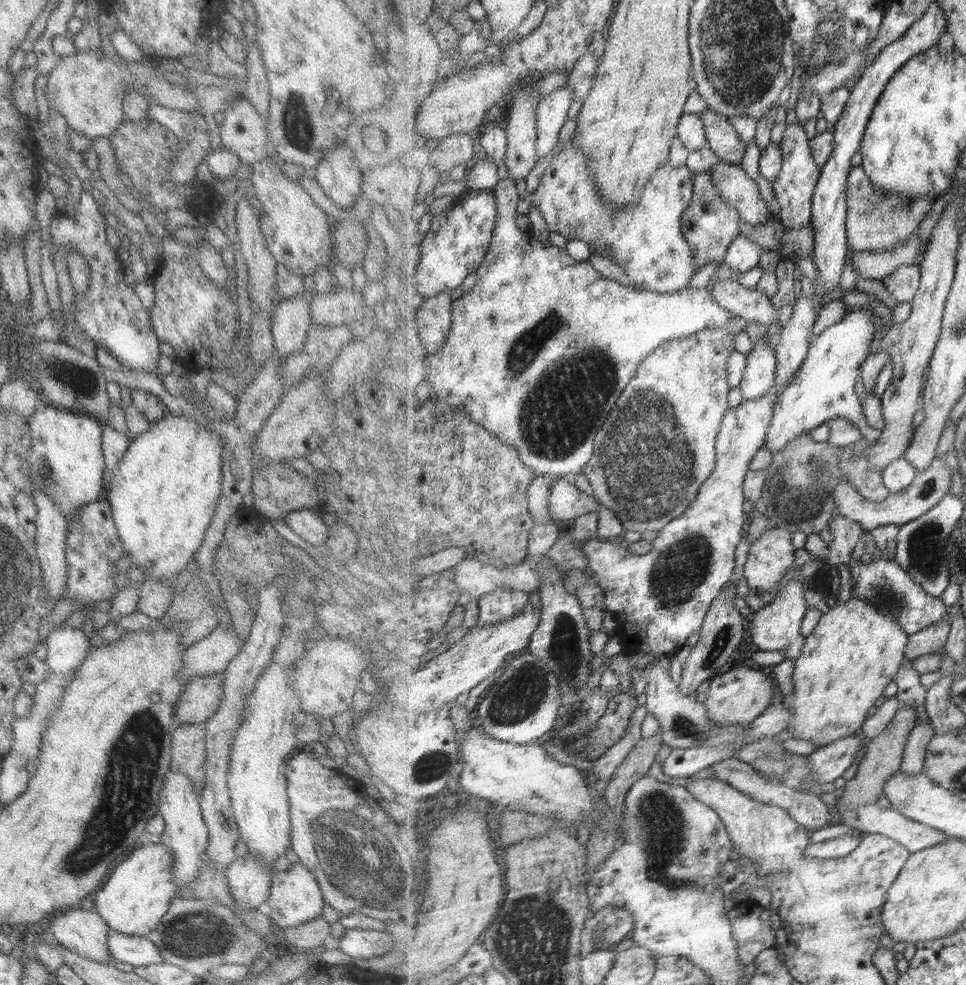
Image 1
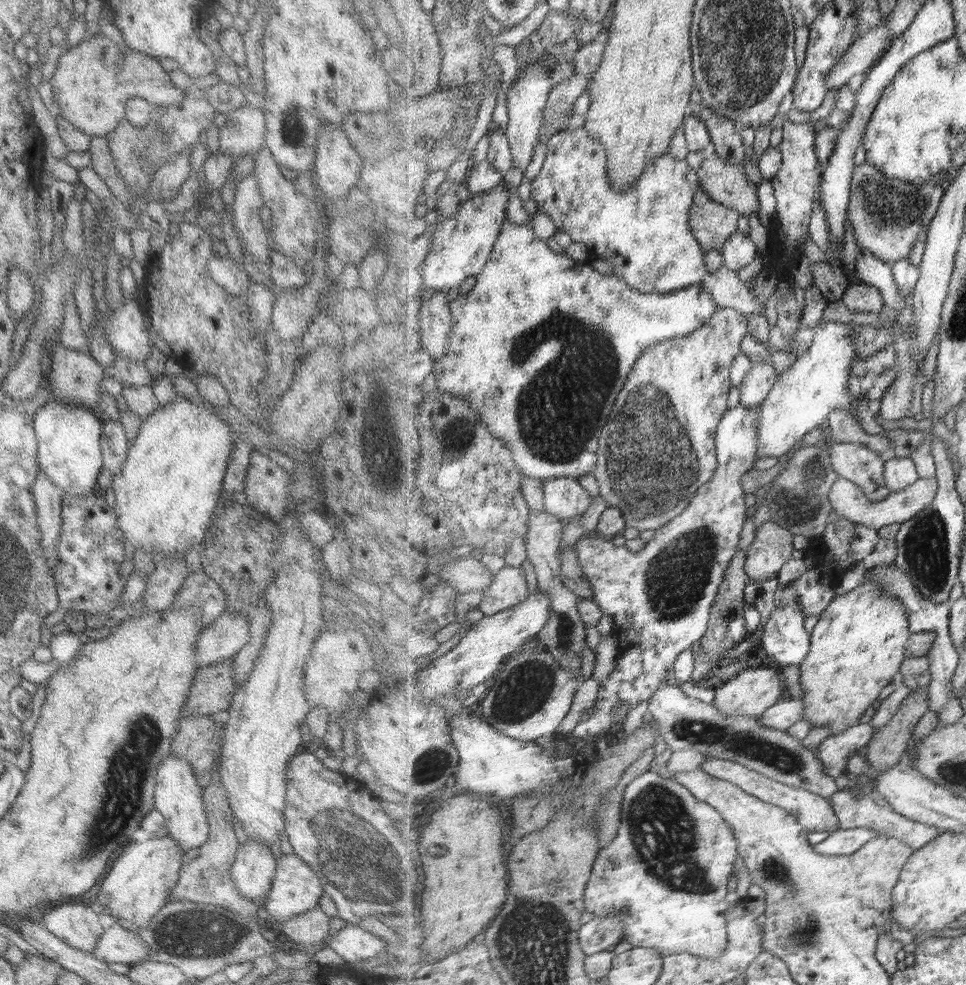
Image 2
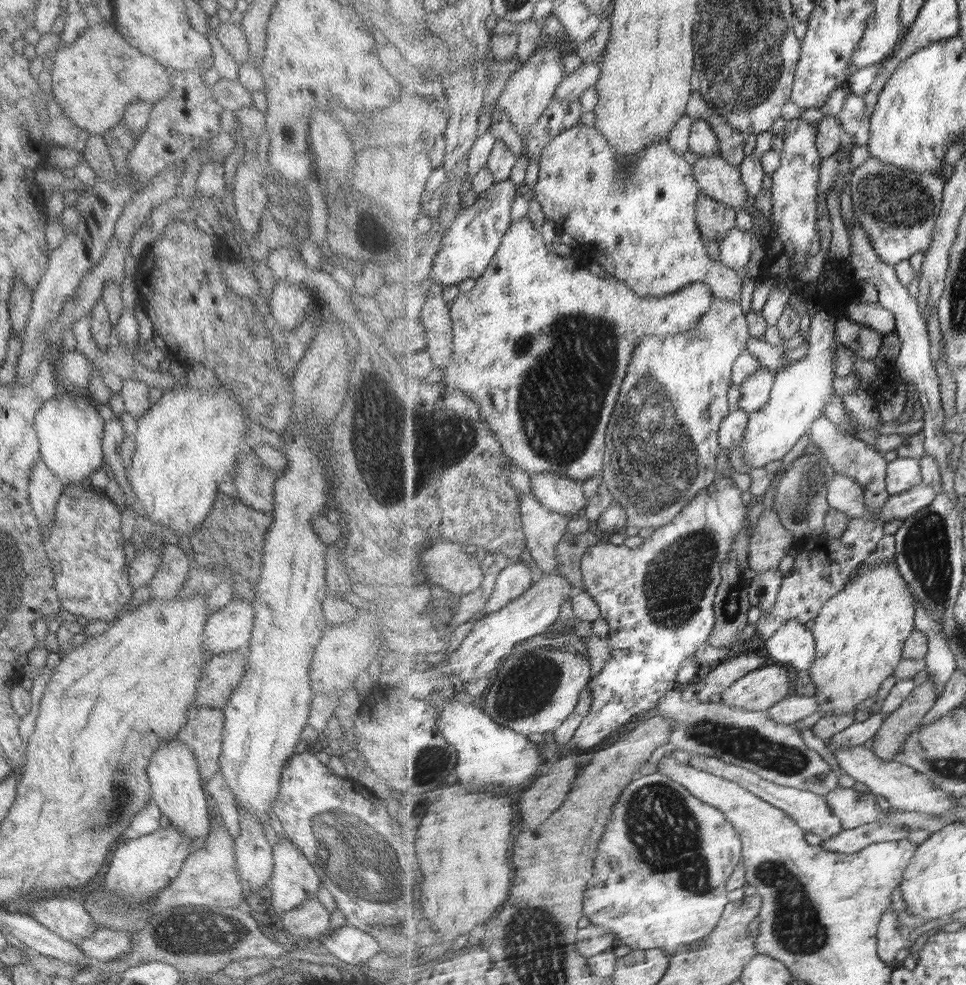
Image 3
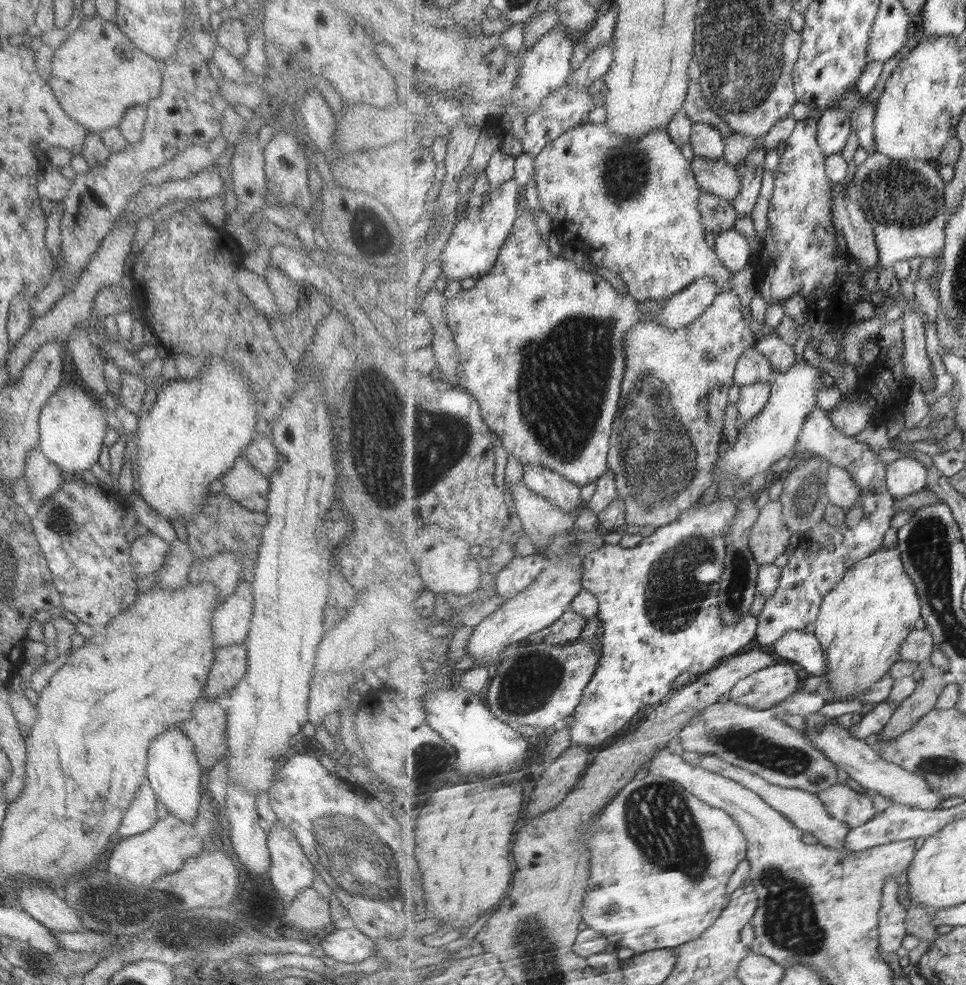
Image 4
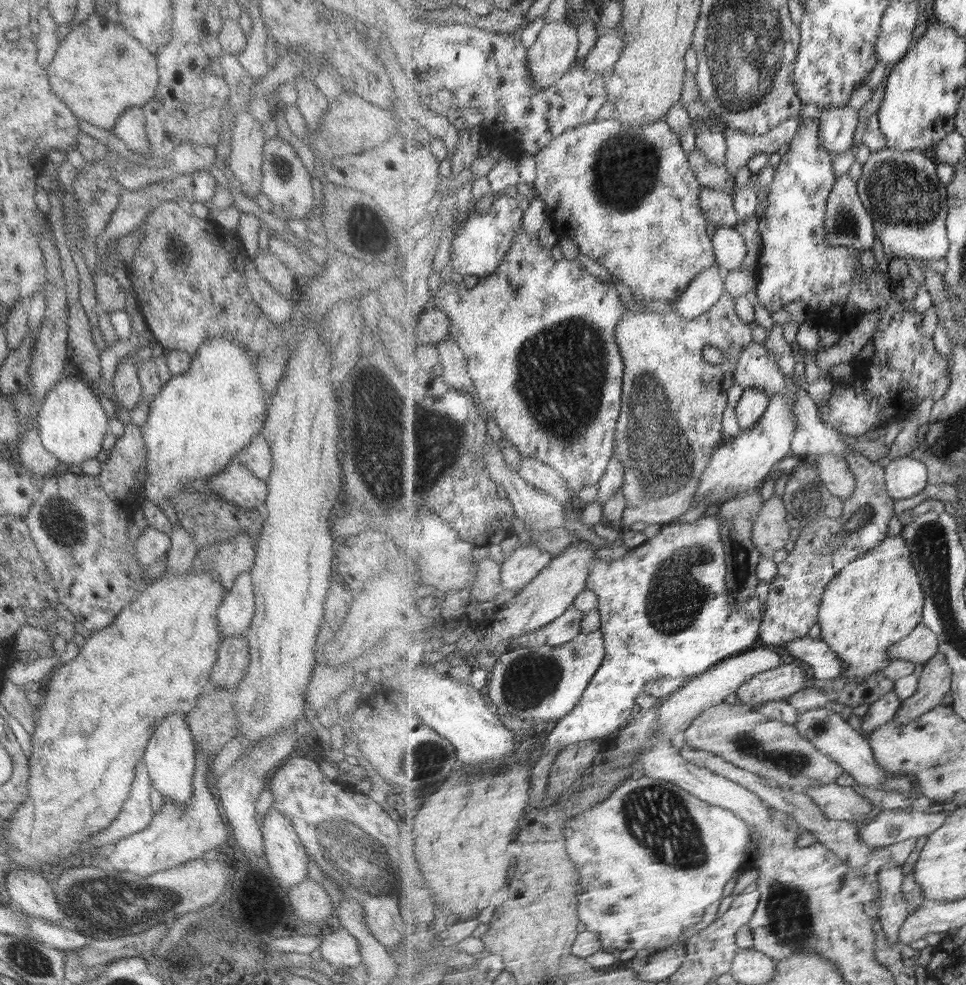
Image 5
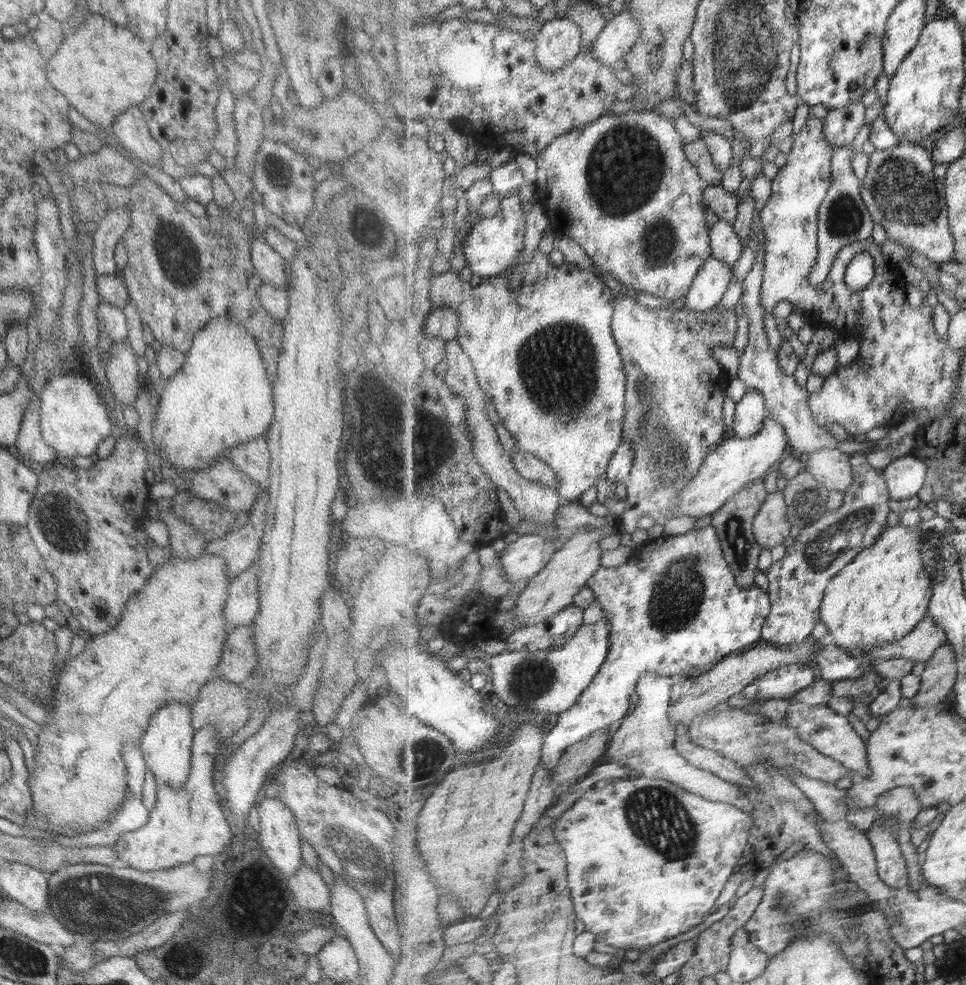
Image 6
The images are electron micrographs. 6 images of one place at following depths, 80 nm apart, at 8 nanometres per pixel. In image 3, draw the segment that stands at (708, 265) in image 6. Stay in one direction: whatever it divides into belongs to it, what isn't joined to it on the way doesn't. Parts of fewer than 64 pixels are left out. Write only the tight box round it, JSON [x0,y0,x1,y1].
[444,216,715,482]

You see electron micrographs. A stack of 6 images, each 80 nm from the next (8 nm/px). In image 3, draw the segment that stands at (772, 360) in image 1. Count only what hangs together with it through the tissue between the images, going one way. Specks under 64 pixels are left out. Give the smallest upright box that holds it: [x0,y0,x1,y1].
[740,367,776,414]

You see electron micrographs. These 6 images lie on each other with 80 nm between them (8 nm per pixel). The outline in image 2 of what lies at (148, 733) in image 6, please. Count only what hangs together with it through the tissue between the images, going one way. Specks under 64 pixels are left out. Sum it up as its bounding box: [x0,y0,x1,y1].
[152,754,208,854]

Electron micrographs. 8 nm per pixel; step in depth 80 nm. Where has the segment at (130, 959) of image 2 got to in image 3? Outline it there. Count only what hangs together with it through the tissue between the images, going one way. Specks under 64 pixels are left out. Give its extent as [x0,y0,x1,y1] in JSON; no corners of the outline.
[75,927,131,963]

